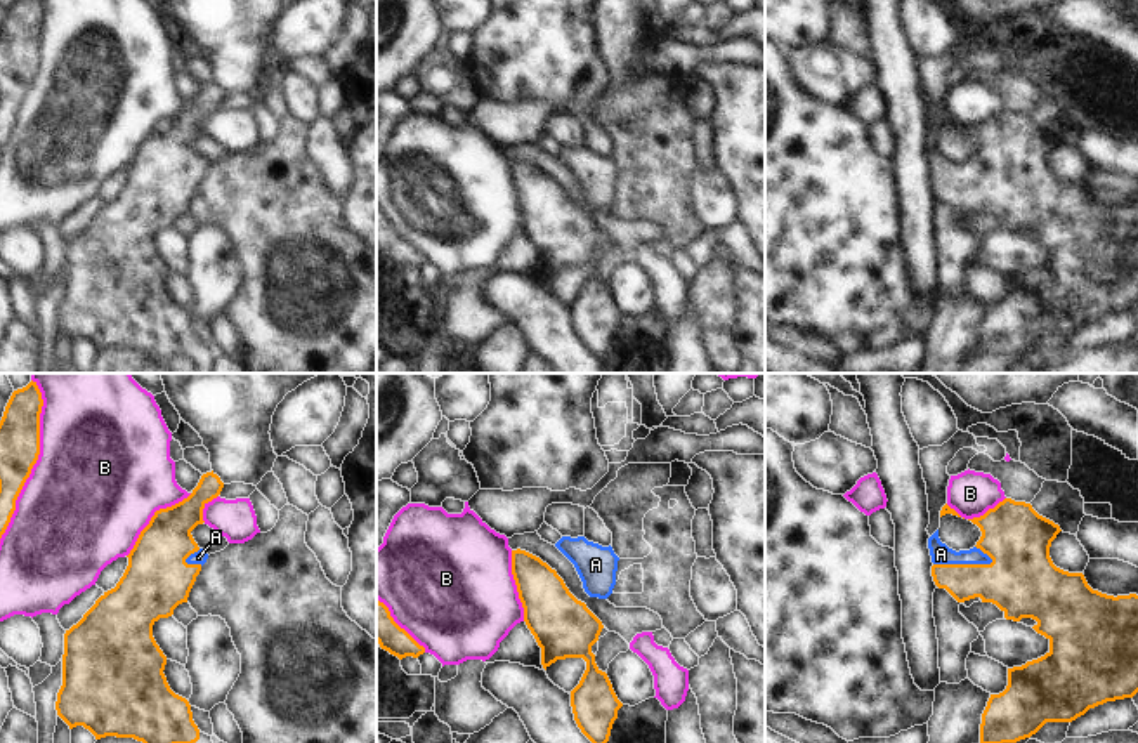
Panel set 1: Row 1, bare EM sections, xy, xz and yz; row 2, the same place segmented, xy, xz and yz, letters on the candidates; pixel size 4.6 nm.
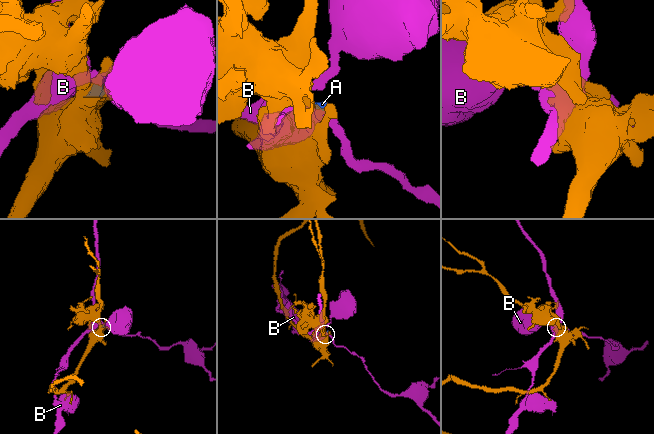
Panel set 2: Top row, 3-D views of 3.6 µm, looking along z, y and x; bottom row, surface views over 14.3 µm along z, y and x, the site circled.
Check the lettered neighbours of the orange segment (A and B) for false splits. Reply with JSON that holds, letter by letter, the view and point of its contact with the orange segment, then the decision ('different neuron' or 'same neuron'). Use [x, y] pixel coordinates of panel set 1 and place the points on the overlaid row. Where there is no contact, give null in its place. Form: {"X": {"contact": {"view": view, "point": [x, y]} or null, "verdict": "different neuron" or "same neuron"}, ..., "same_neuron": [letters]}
{"A": {"contact": {"view": "yz", "point": [963, 565]}, "verdict": "same neuron"}, "B": {"contact": {"view": "xy", "point": [37, 459]}, "verdict": "different neuron"}, "same_neuron": ["A"]}

